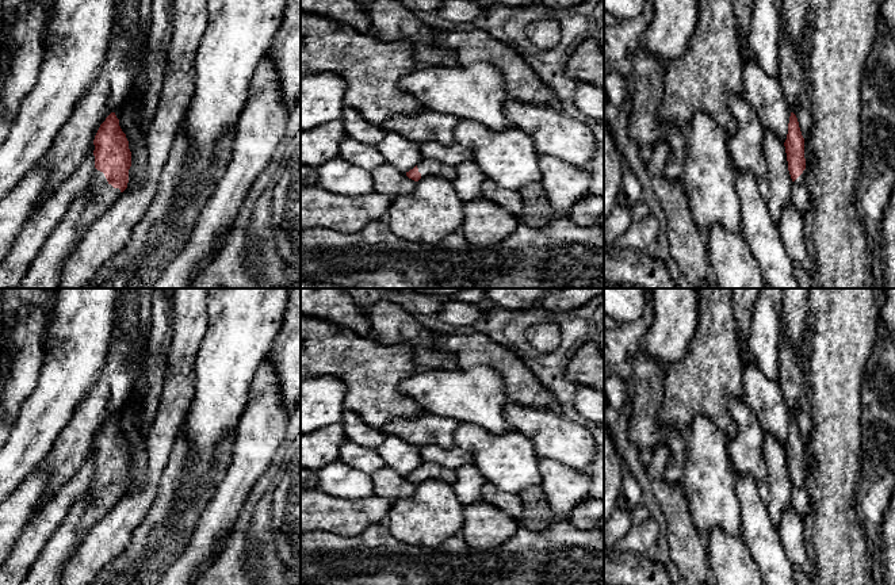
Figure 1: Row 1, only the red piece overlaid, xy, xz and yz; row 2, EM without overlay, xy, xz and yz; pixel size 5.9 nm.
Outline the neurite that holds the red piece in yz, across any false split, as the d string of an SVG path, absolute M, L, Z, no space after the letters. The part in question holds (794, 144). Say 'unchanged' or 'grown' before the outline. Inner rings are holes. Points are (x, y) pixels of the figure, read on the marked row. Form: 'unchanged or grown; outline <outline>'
grown; outline M791 112L788 134L784 142L788 171L792 184L792 202L800 213L806 213L811 206L811 196L807 184L807 169L804 158L804 138L802 135L798 118Z

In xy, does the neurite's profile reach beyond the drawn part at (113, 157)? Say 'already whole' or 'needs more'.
needs more

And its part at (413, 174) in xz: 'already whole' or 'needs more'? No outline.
needs more

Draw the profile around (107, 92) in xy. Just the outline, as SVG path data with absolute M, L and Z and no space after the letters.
M137 0L137 22L142 28L133 41L114 19L104 64L68 122L60 129L53 146L43 157L47 165L45 190L37 204L65 181L93 146L95 135L106 118L123 103L134 79L138 45L145 41L152 0Z

